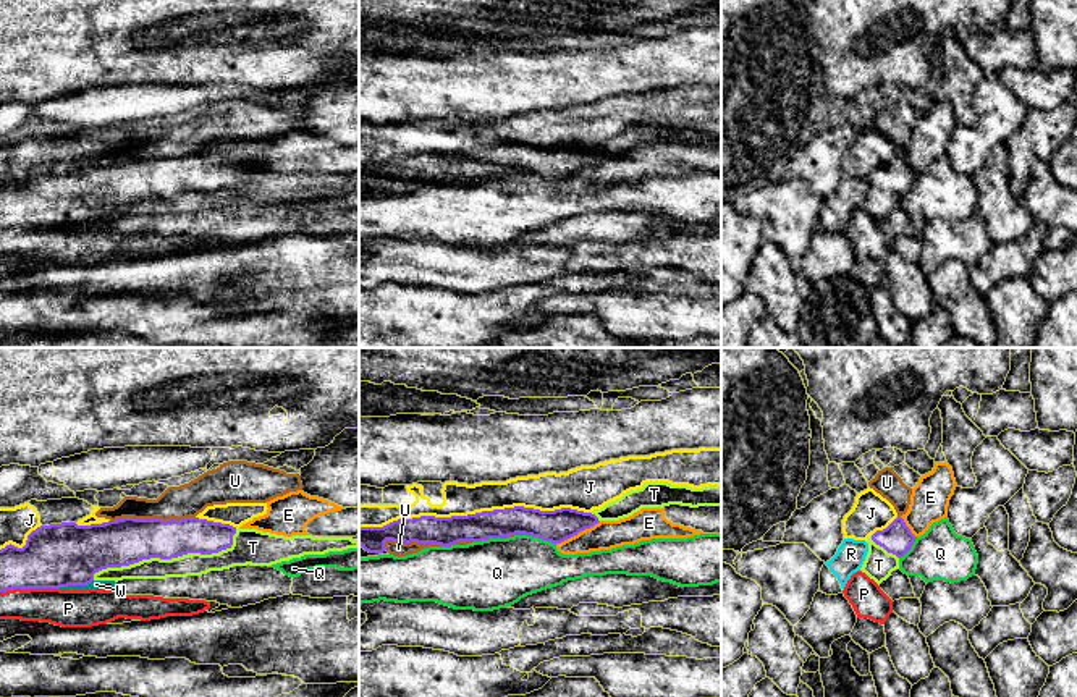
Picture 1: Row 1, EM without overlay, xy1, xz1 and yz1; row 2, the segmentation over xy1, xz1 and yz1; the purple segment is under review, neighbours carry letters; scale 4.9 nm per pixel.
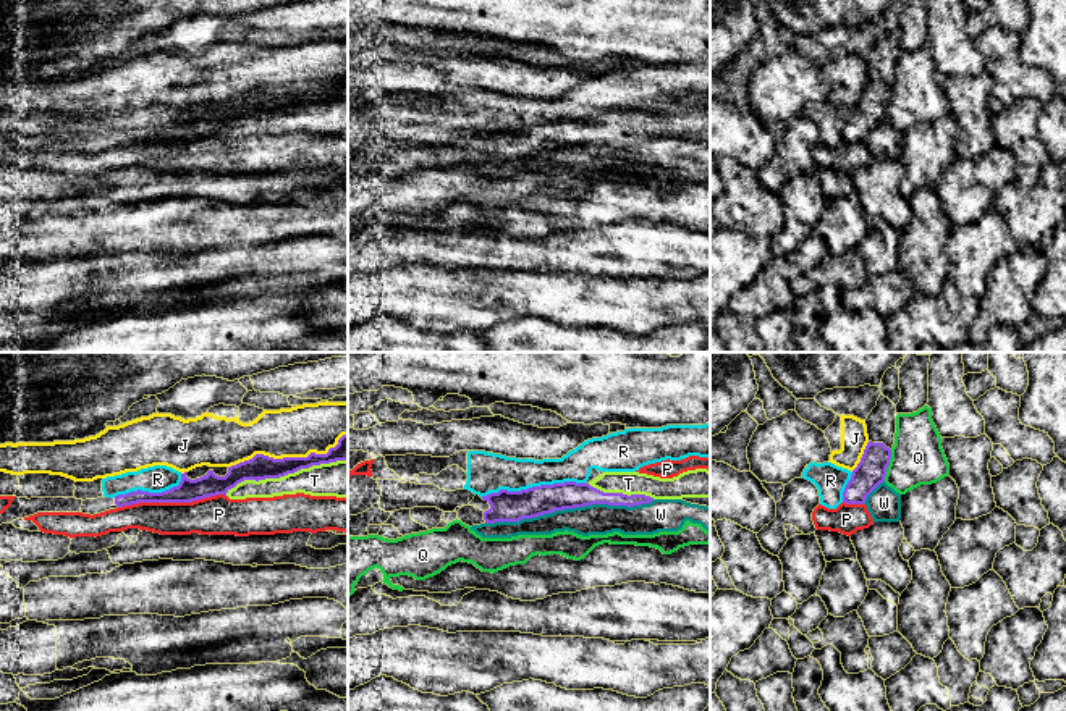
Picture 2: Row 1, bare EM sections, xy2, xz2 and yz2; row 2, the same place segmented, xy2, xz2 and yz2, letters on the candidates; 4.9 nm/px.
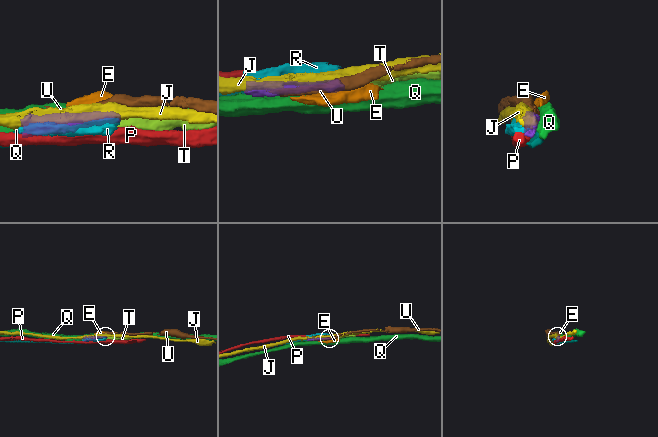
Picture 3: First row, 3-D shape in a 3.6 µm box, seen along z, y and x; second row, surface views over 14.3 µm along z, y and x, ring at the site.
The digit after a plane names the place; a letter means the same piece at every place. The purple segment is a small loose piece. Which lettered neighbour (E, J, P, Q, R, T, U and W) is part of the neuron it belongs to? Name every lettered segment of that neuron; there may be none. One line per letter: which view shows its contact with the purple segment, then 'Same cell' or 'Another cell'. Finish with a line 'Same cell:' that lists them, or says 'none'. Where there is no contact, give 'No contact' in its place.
E: Touches purple in xz1. Another cell
J: Touches purple in xz1. Another cell
P: Touches purple in xy2. Another cell
Q: Touches purple in xz1. Another cell
R: Touches purple in xz2. Another cell
T: Touches purple in xy1. Same cell
U: Touches purple in xy1. Another cell
W: Touches purple in xz2. Another cell
Same cell: T

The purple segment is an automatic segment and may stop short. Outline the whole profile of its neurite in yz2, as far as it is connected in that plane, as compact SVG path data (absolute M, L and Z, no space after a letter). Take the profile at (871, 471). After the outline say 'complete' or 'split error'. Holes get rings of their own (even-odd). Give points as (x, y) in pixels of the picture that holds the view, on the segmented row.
M869 441L861 462L852 470L851 480L843 491L843 503L864 504L867 496L885 482L891 449L883 443Z | complete

